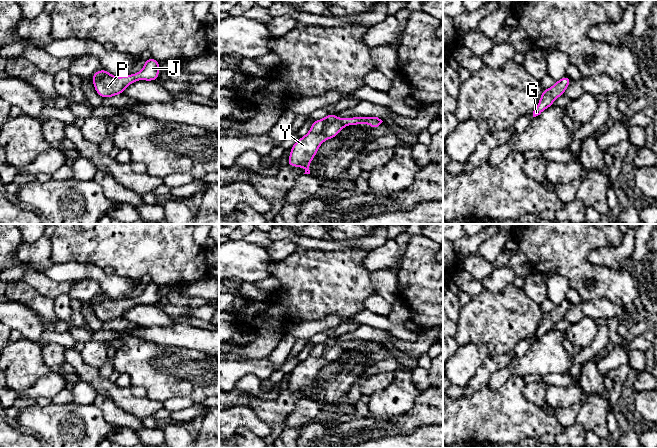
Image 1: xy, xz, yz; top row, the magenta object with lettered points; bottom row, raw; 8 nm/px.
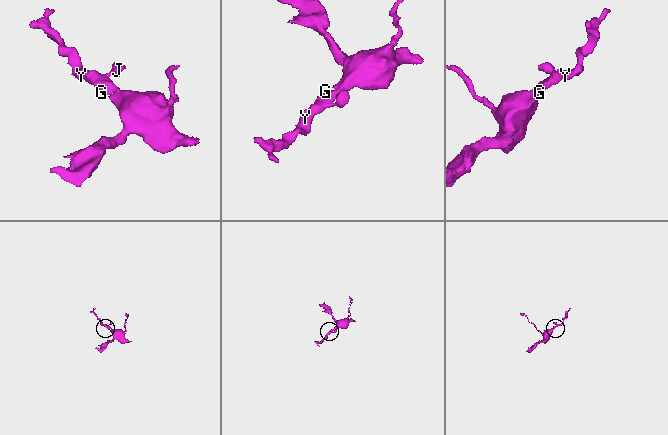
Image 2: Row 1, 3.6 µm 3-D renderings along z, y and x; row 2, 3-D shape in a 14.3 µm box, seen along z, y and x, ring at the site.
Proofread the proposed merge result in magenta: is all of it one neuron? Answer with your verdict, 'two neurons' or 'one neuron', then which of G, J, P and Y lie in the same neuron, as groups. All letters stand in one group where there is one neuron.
one neuron | G J P Y

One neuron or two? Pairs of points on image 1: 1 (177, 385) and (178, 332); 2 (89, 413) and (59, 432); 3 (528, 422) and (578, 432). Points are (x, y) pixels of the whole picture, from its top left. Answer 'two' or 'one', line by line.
1: two
2: one
3: two

